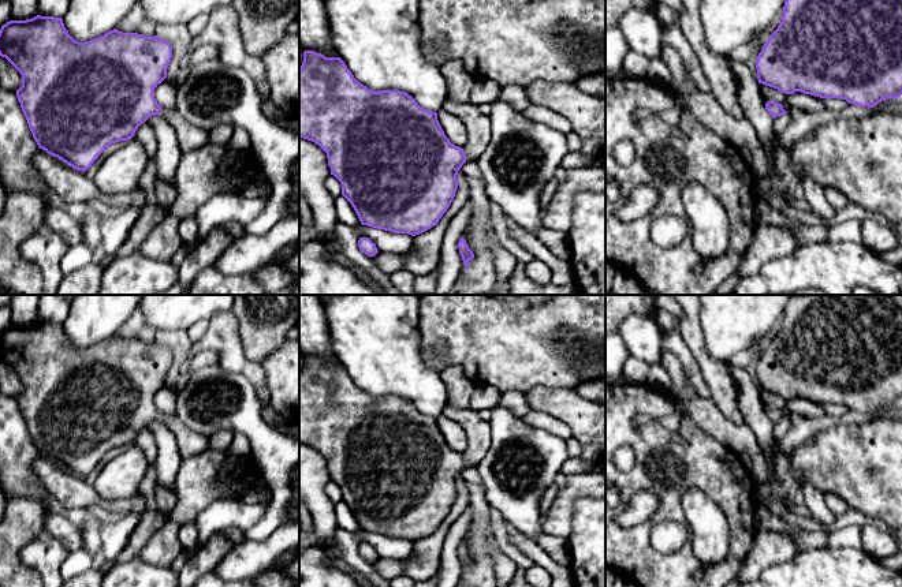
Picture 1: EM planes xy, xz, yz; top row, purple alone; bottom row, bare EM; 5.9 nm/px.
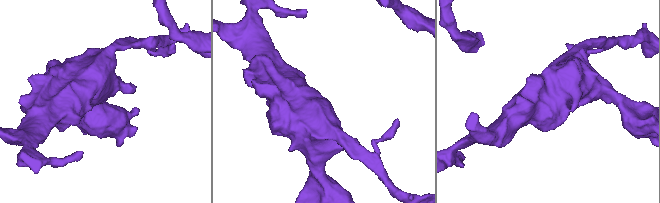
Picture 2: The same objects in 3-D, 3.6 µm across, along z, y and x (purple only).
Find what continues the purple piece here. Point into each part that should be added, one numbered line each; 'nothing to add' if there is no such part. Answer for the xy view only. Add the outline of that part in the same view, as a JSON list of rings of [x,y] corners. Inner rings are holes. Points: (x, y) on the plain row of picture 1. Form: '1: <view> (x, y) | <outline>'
1: xy (190, 442) | [[[161,414],[160,418],[174,433],[180,457],[191,457],[209,449],[209,435],[187,427],[176,415]]]

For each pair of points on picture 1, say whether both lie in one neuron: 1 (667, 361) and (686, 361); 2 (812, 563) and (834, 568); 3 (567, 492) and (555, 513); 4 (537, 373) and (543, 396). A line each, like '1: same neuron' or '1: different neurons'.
1: different neurons
2: same neuron
3: same neuron
4: different neurons

